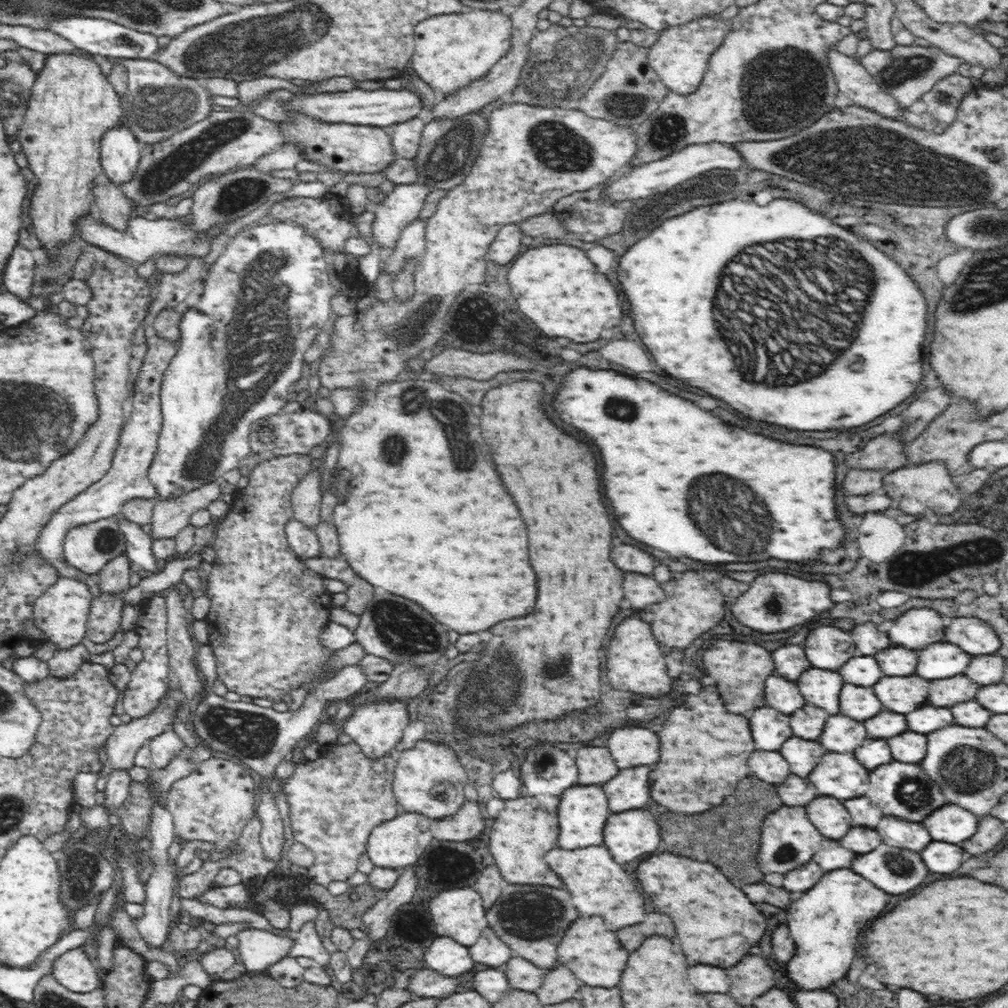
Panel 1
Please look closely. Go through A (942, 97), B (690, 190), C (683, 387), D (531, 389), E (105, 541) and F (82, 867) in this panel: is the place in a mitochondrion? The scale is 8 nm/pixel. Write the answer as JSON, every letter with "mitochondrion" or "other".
{"A":"mitochondrion","B":"other","C":"other","D":"other","E":"mitochondrion","F":"mitochondrion"}

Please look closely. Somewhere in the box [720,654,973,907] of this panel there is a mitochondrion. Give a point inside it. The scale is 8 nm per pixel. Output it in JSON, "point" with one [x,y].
{"point":[914,793]}

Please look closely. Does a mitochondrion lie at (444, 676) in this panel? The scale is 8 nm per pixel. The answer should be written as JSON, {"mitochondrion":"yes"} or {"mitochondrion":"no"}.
{"mitochondrion":"yes"}

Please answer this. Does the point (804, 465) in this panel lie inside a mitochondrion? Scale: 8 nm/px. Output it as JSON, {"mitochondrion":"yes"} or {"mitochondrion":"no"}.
{"mitochondrion":"no"}

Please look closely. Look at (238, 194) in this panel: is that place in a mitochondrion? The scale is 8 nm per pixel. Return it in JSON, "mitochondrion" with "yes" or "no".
{"mitochondrion":"yes"}

